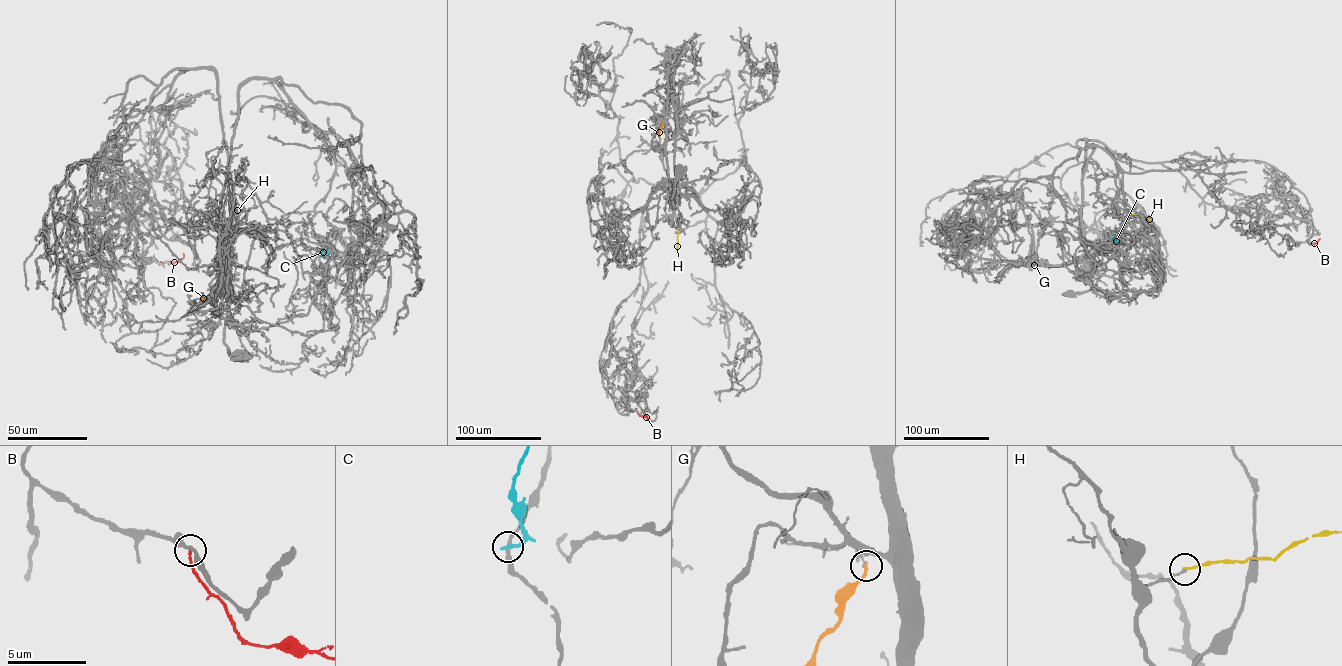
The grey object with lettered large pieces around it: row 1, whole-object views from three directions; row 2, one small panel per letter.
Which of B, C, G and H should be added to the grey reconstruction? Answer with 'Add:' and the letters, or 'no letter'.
Add: no letter

